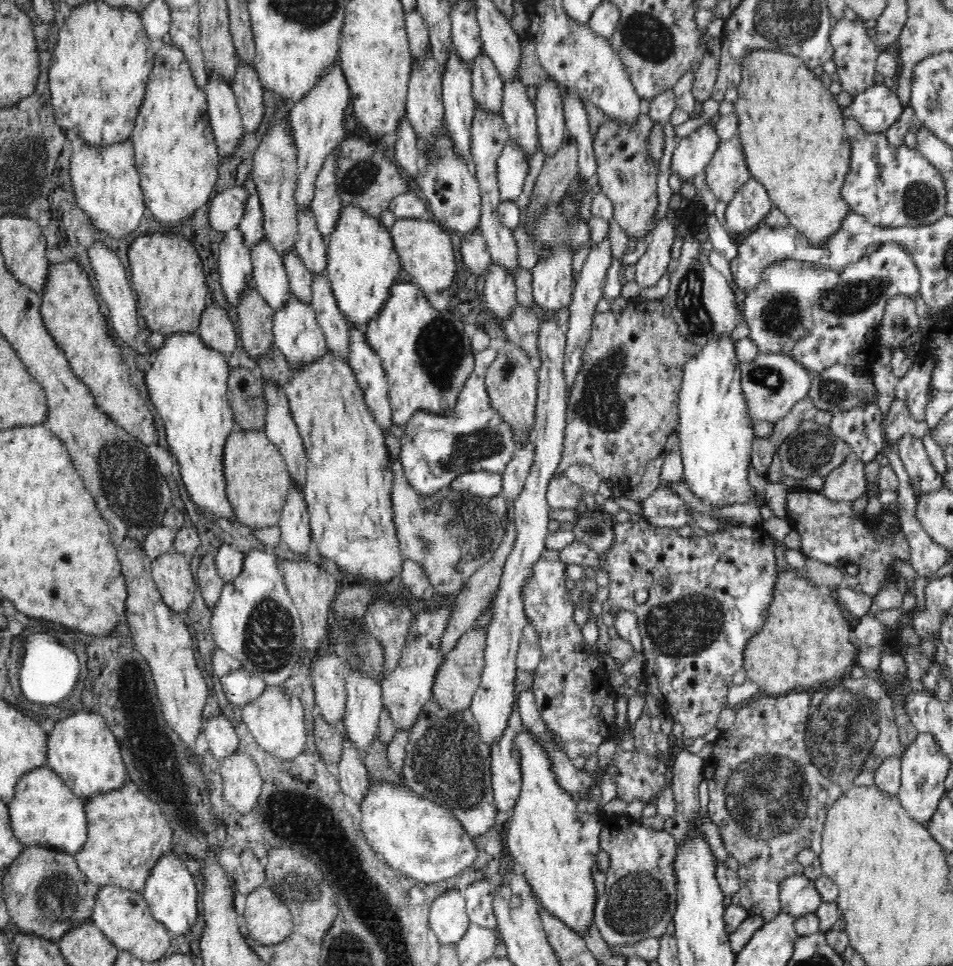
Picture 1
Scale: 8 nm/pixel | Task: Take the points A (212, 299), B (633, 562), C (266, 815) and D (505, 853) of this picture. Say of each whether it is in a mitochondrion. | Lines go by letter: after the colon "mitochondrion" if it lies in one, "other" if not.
A: other
B: other
C: mitochondrion
D: other

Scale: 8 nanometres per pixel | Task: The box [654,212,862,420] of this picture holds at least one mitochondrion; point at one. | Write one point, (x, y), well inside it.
(697, 319)

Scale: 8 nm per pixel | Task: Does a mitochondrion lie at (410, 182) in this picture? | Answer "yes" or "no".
no

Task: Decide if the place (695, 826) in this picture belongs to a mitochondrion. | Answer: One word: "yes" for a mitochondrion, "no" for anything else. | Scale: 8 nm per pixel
no

